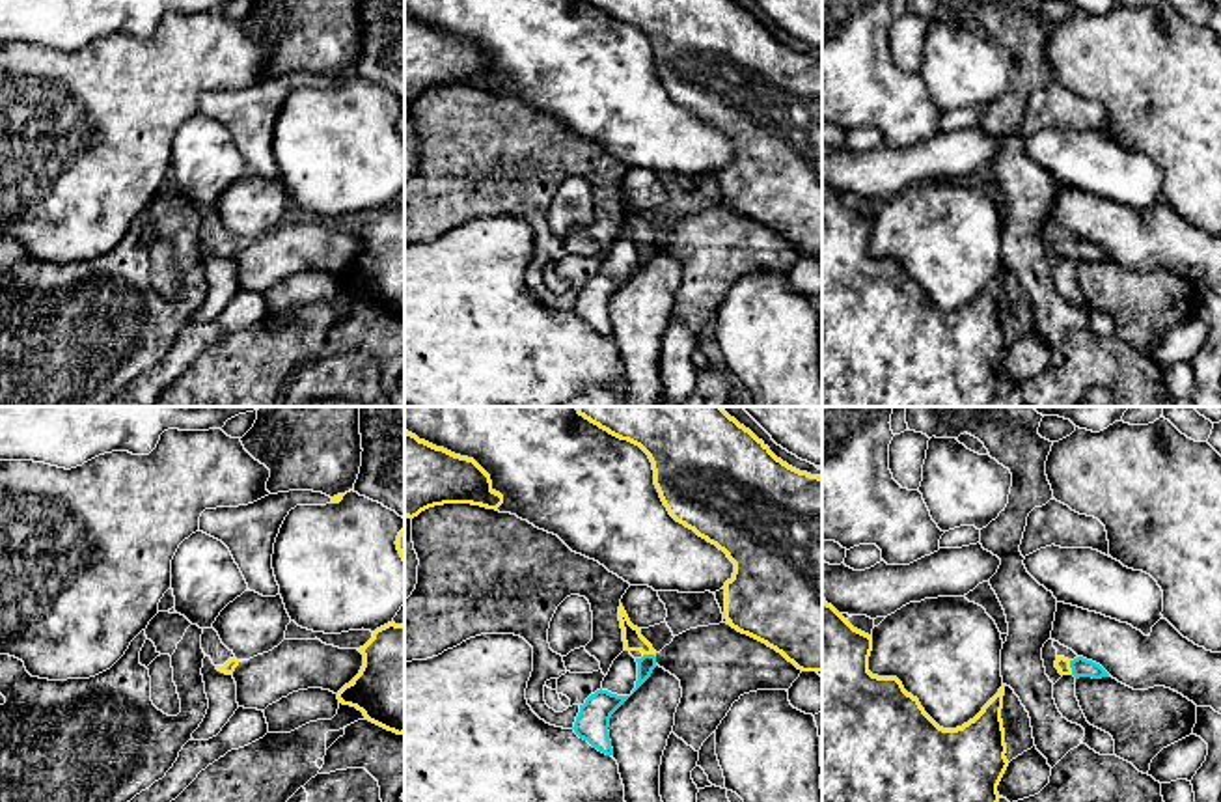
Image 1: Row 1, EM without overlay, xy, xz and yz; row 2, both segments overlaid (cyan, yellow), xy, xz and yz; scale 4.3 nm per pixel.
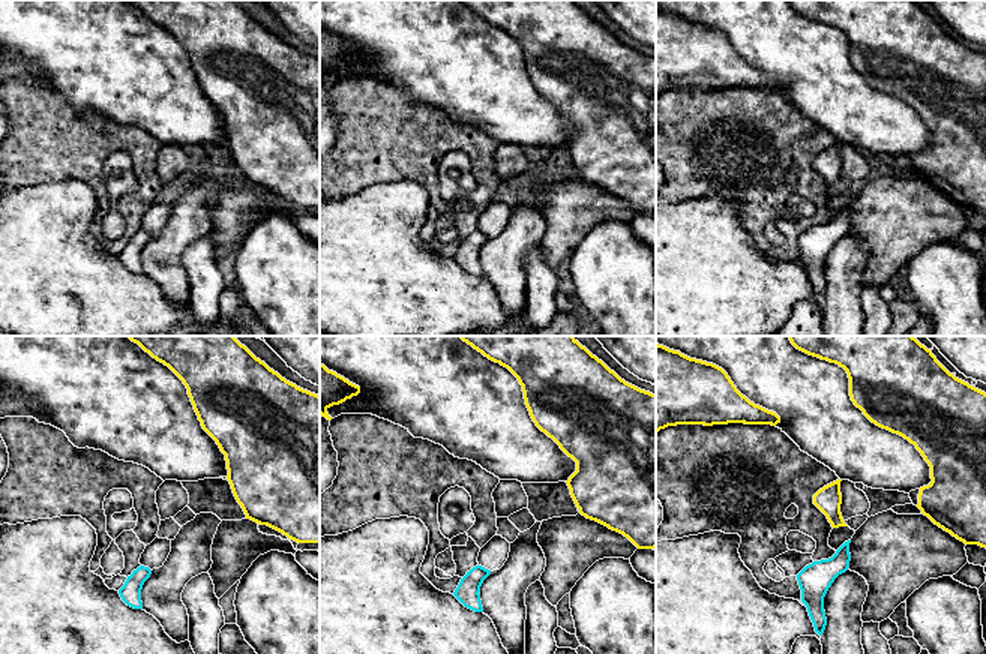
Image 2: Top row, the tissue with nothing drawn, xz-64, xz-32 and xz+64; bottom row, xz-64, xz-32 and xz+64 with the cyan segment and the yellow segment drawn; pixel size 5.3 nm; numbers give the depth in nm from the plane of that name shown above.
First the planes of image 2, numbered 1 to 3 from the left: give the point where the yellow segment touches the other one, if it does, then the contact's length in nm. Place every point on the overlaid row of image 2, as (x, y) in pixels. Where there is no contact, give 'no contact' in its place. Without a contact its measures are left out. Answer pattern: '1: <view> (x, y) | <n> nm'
1: no contact
2: no contact
3: no contact

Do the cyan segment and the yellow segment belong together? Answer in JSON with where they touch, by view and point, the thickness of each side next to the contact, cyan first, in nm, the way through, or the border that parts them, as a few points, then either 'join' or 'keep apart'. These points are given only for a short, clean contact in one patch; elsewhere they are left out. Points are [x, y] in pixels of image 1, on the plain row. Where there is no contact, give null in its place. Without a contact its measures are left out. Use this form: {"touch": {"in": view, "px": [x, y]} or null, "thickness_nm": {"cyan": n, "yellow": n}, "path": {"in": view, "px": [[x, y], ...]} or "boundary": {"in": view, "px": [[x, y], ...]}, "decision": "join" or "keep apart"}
{"touch": {"in": "xz", "px": [649, 237]}, "thickness_nm": {"cyan": 80, "yellow": 90}, "path": {"in": "xz", "px": [[647, 245], [649, 237], [632, 221]]}, "decision": "join"}

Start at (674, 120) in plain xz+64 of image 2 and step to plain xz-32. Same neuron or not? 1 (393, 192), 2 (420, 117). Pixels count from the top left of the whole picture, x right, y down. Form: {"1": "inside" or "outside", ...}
{"1": "outside", "2": "inside"}

